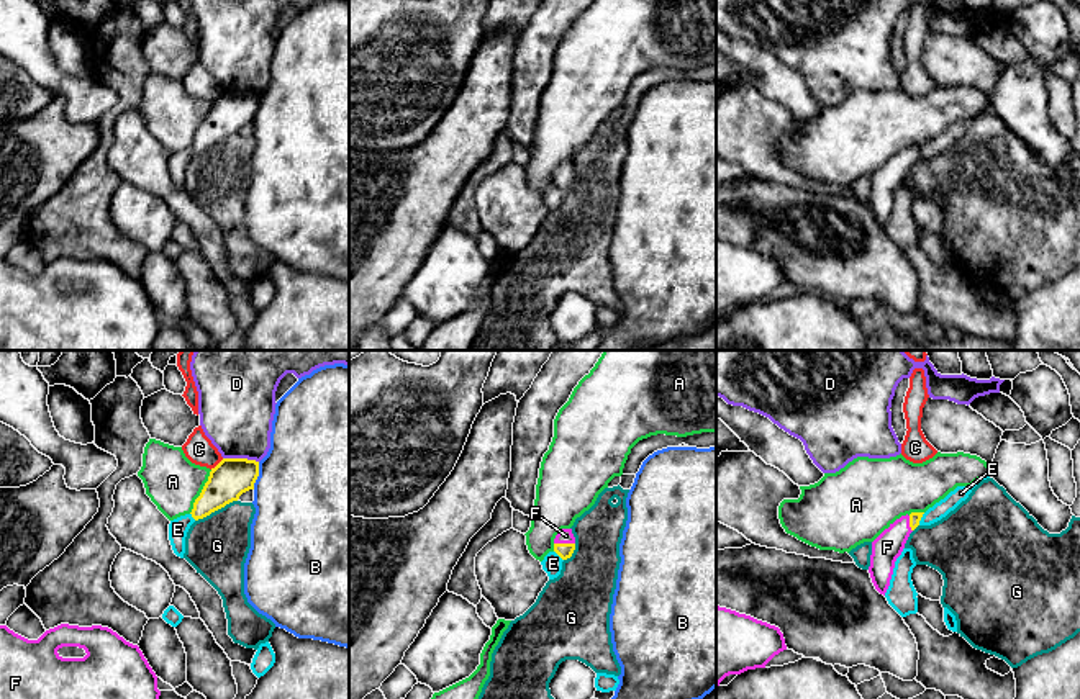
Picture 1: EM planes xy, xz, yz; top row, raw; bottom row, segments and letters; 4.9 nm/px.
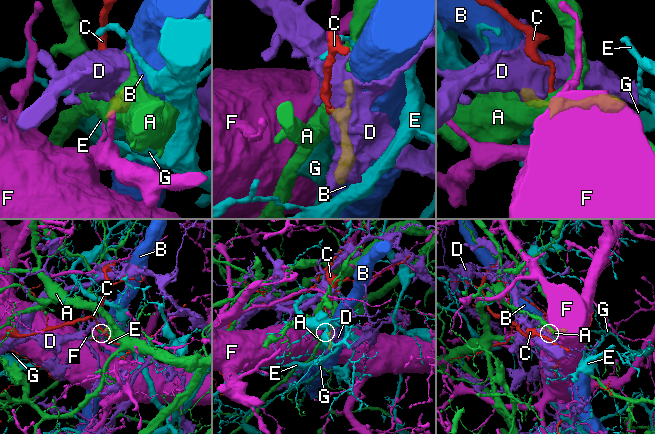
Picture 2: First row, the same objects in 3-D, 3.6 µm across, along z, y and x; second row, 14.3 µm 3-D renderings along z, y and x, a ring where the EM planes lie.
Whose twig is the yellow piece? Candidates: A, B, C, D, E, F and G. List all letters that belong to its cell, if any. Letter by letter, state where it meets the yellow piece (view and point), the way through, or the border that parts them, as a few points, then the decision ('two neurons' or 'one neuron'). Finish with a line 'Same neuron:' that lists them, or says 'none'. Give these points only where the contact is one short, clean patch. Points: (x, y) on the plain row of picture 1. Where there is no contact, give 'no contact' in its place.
A: meets yellow in xy at (202, 125); two neurons
B: meets yellow in xy at (258, 108); two neurons
C: meets yellow in xy at (218, 97); border along xy (223, 92), (210, 102); two neurons
D: meets yellow in xy at (241, 92); two neurons
E: meets yellow in yz at (920, 153); two neurons
F: meets yellow in xz at (564, 177); one neuron
G: meets yellow in xy at (215, 143); two neurons
Same neuron: F

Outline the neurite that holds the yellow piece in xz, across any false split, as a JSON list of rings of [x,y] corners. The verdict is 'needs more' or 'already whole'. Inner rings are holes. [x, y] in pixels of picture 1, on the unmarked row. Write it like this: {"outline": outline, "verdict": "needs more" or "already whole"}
{"outline": [[[562,162],[554,172],[554,185],[562,192],[567,193],[572,190],[575,183],[575,170],[572,162]]], "verdict": "needs more"}

